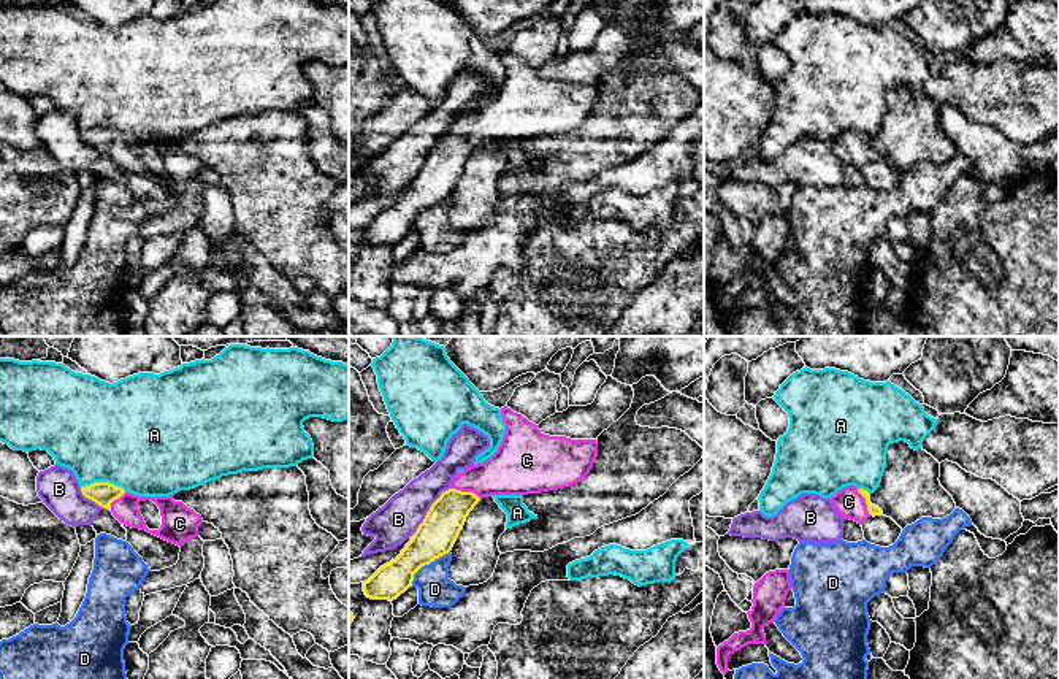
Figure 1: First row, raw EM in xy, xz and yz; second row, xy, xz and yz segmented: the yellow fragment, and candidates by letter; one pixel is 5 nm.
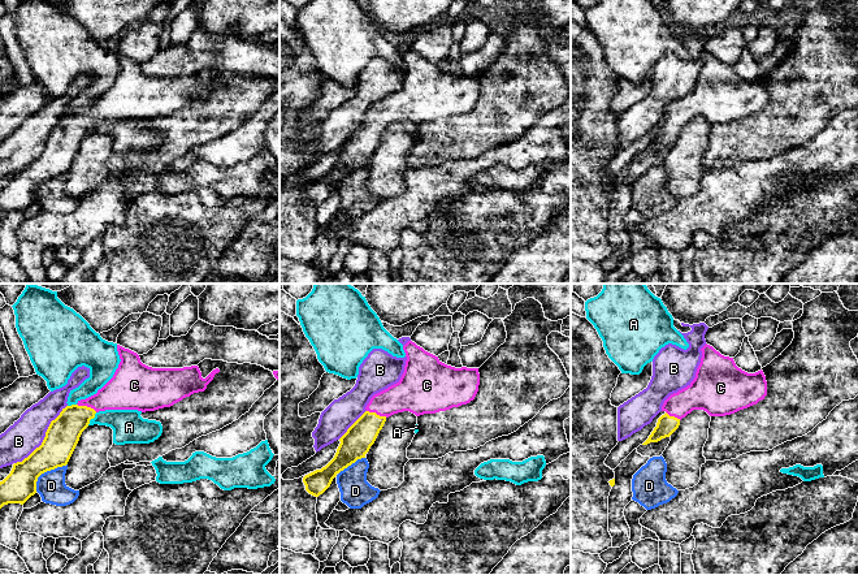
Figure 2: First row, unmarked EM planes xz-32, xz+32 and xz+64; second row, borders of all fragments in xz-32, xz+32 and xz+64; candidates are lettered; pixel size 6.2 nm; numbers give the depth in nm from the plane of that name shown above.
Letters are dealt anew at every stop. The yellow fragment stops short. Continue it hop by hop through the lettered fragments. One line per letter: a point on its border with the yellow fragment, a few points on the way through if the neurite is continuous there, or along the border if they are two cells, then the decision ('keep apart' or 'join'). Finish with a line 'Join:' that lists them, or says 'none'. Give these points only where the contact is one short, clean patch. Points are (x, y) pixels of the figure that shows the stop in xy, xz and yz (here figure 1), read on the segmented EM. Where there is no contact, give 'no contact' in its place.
A: contact xy (103, 483); border xy (81, 486), (113, 483), (126, 491); keep apart
B: contact xz (430, 510); keep apart
C: contact xz (466, 492); way xz (444, 521), (466, 492), (477, 481), (509, 471); join
D: contact xz (425, 563); border xz (449, 551), (425, 563), (414, 575), (411, 586); keep apart
Join: C

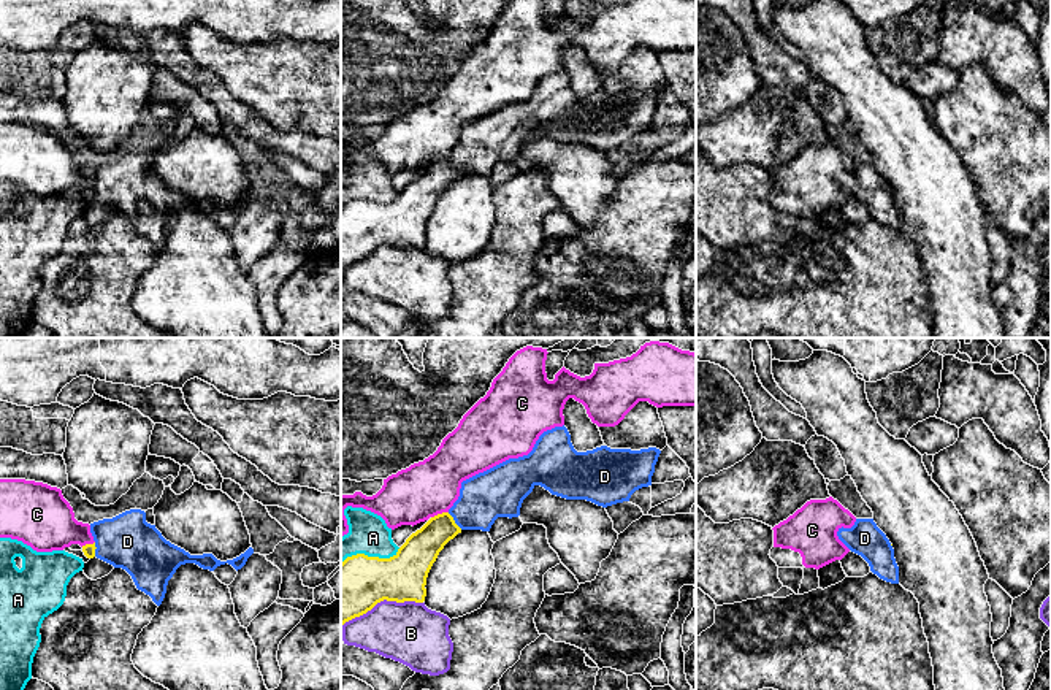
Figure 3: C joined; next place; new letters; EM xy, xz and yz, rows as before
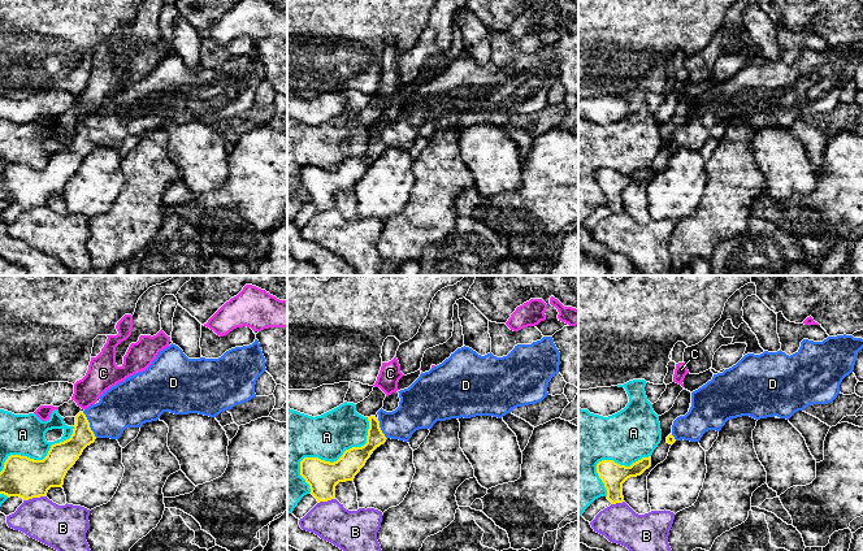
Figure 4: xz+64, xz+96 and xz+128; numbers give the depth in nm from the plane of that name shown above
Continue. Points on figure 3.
A: contact xz (370, 557); keep apart
B: contact xz (382, 600); keep apart
C: contact xz (439, 514); keep apart
D: contact xz (454, 521); way xz (419, 552), (454, 521), (493, 494); join
Join: D

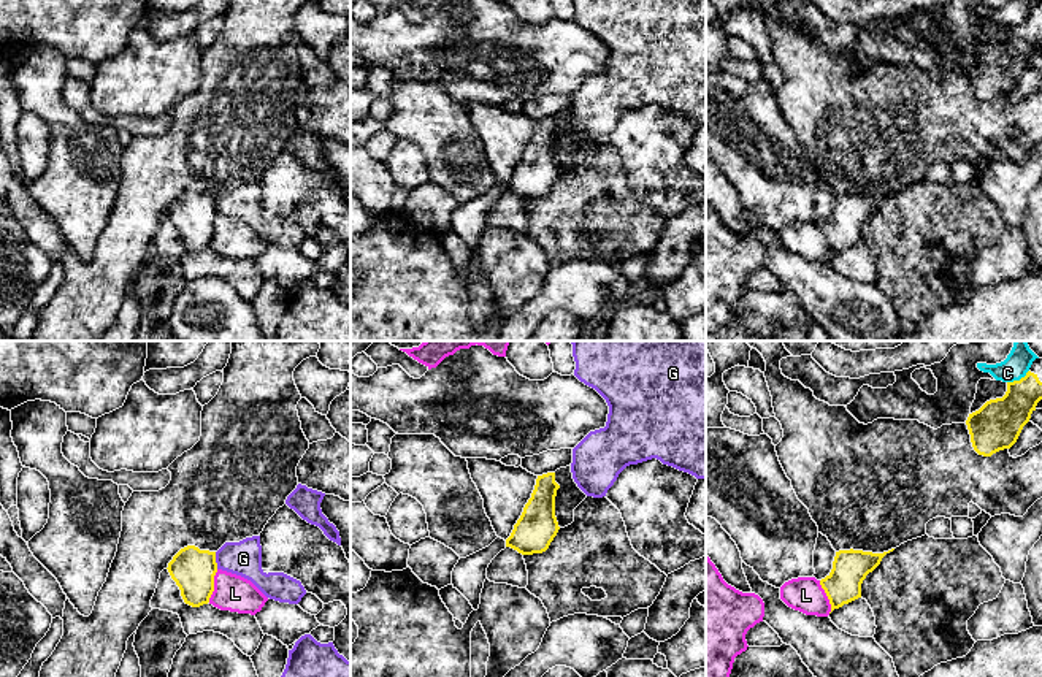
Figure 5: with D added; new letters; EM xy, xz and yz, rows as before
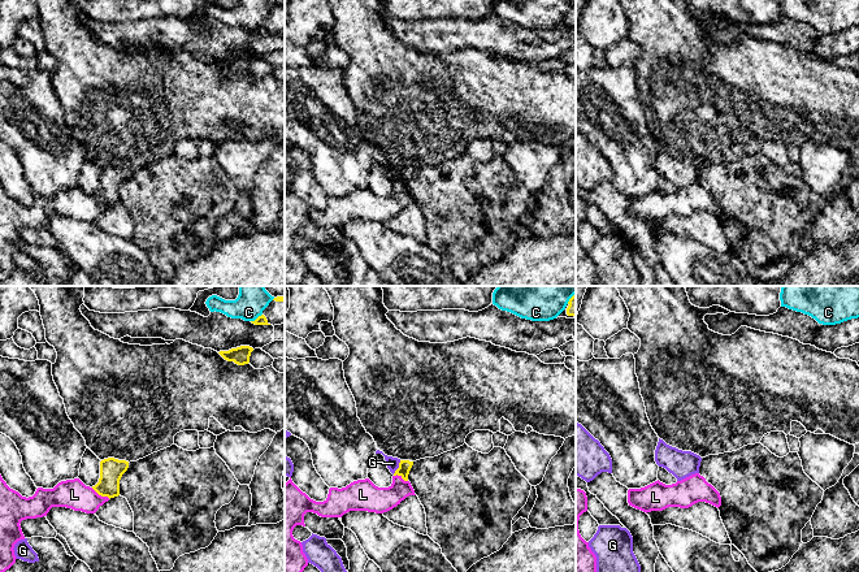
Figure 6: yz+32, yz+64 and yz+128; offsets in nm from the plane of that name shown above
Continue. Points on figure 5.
C: contact yz (1020, 379); keep apart
G: contact xy (214, 560); border xy (214, 552), (218, 568); keep apart
L: contact xy (213, 585); border xy (218, 569), (208, 601); keep apart
Join: none

